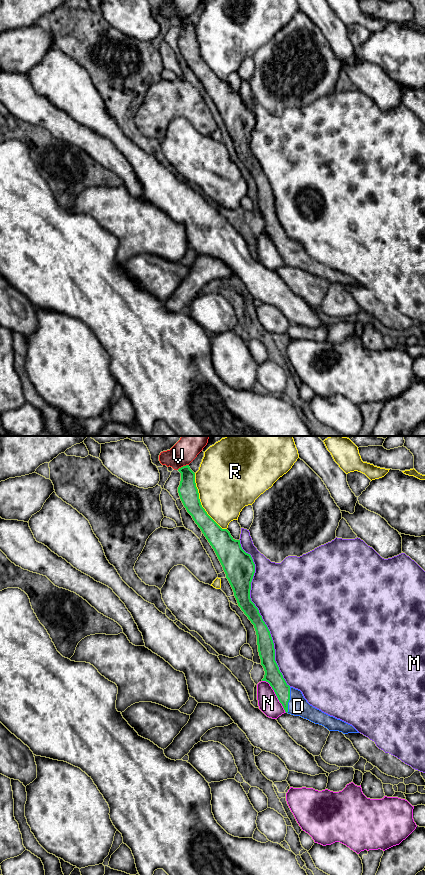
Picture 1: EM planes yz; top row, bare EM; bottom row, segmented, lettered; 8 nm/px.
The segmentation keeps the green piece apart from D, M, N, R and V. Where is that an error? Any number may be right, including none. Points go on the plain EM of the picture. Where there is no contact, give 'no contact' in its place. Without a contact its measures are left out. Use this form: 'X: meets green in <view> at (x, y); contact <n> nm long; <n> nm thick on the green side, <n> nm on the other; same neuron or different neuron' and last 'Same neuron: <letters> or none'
D: meets green in yz at (289, 251); contact 220 nm long; 140 nm thick on the green side, 160 nm on the other; same neuron
M: meets green in yz at (258, 164); contact 1250 nm long; 150 nm thick on the green side, 480 nm on the other; different neuron
N: meets green in yz at (276, 247); contact 320 nm long; 140 nm thick on the green side, 170 nm on the other; different neuron
R: meets green in yz at (200, 55); contact 500 nm long; 160 nm thick on the green side, 460 nm on the other; different neuron
V: meets green in yz at (182, 19); contact 100 nm long; 160 nm thick on the green side, 160 nm on the other; different neuron
Same neuron: D

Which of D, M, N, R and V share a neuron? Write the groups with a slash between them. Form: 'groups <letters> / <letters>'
groups D / M / N / R / V

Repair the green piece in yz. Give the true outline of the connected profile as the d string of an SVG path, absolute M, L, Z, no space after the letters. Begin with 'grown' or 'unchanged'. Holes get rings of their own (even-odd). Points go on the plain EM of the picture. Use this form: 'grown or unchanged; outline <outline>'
grown; outline M189 17L179 20L178 23L181 25L178 39L180 51L214 101L233 141L238 158L254 177L261 217L265 223L262 233L270 236L286 265L322 277L329 283L339 283L343 286L359 285L352 277L310 257L300 242L286 235L275 213L275 201L270 183L250 150L251 134L255 125L251 107L242 101L240 92L235 92L227 81L222 81L202 59L195 35L195 25Z

